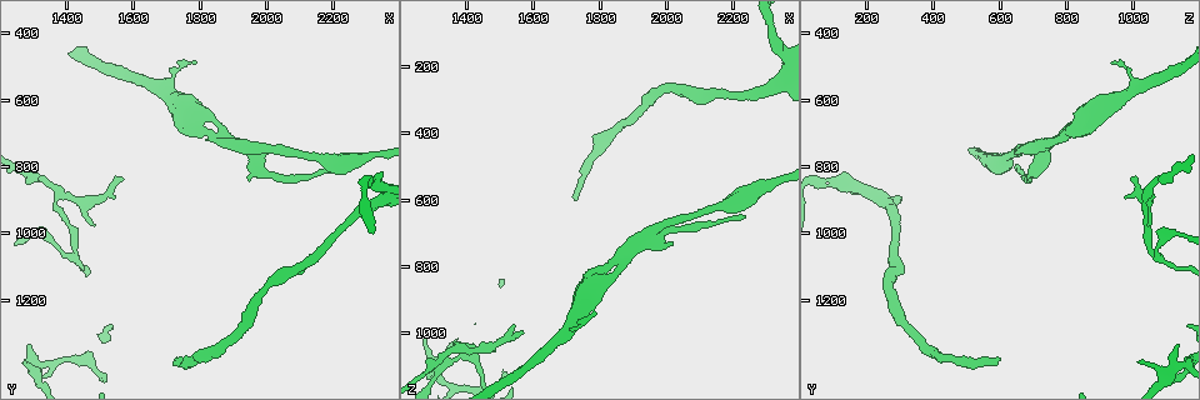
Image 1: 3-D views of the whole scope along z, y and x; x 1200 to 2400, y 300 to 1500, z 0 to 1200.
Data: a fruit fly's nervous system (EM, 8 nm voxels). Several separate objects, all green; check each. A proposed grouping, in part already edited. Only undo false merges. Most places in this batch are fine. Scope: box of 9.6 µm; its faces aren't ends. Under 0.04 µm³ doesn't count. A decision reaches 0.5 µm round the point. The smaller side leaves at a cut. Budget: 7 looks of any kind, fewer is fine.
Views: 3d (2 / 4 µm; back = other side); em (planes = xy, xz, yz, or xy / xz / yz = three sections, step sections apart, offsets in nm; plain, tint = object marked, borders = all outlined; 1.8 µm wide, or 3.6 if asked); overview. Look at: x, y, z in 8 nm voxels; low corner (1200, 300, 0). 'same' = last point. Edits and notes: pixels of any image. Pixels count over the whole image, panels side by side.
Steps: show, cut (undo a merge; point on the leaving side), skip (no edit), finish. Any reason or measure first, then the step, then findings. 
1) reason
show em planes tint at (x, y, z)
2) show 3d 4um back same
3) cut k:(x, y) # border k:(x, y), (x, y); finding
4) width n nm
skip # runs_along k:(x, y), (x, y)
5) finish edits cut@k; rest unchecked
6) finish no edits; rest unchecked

calibre changes
show em planes tint at (1950, 750, 710)

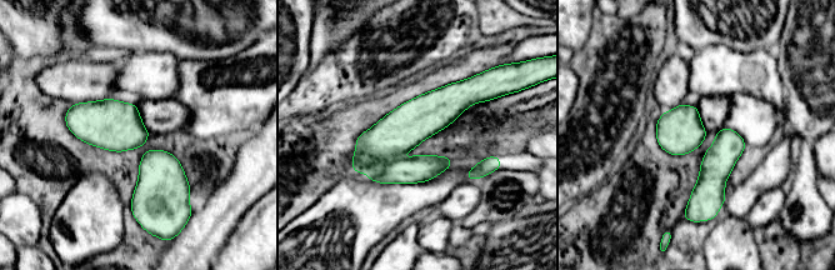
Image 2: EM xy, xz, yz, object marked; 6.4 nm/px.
width 280 nm
skip # runs_along 2:(481, 99), (453, 99), (355, 168); one cell here

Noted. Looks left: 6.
calibre changes
show em planes tint at (2170, 810, 660)

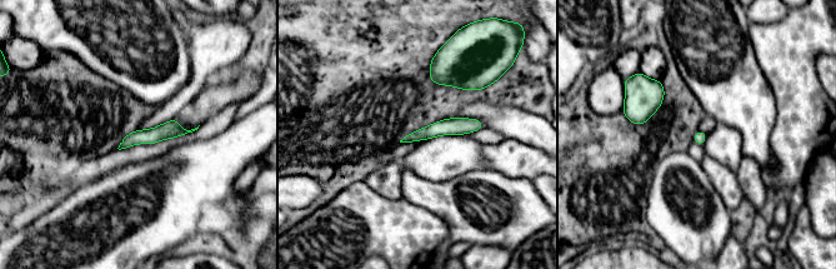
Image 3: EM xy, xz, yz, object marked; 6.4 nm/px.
skip # runs_along 3:(479, 124), (437, 128), (408, 139); all the same cell

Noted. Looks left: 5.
three-way junction
show 3d 4um at (1420, 1070, 1070)

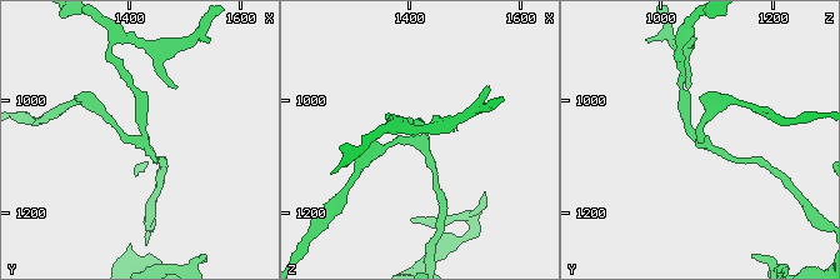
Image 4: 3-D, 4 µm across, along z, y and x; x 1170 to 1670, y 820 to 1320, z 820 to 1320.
need the tissue
show em xz step 8 tint at (1420, 1070, 1075)

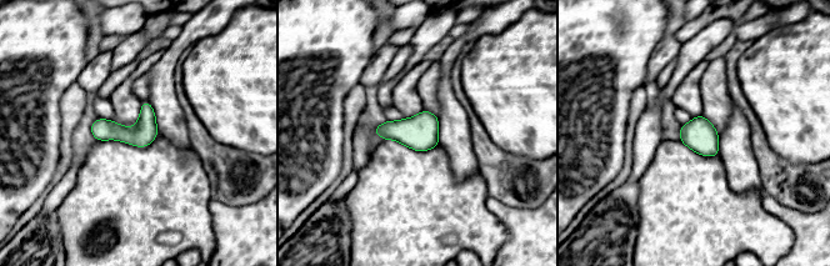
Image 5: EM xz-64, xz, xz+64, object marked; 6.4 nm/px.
width 160 nm
skip # continuous, no second cell

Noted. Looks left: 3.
finish no edits; rest unchecked

